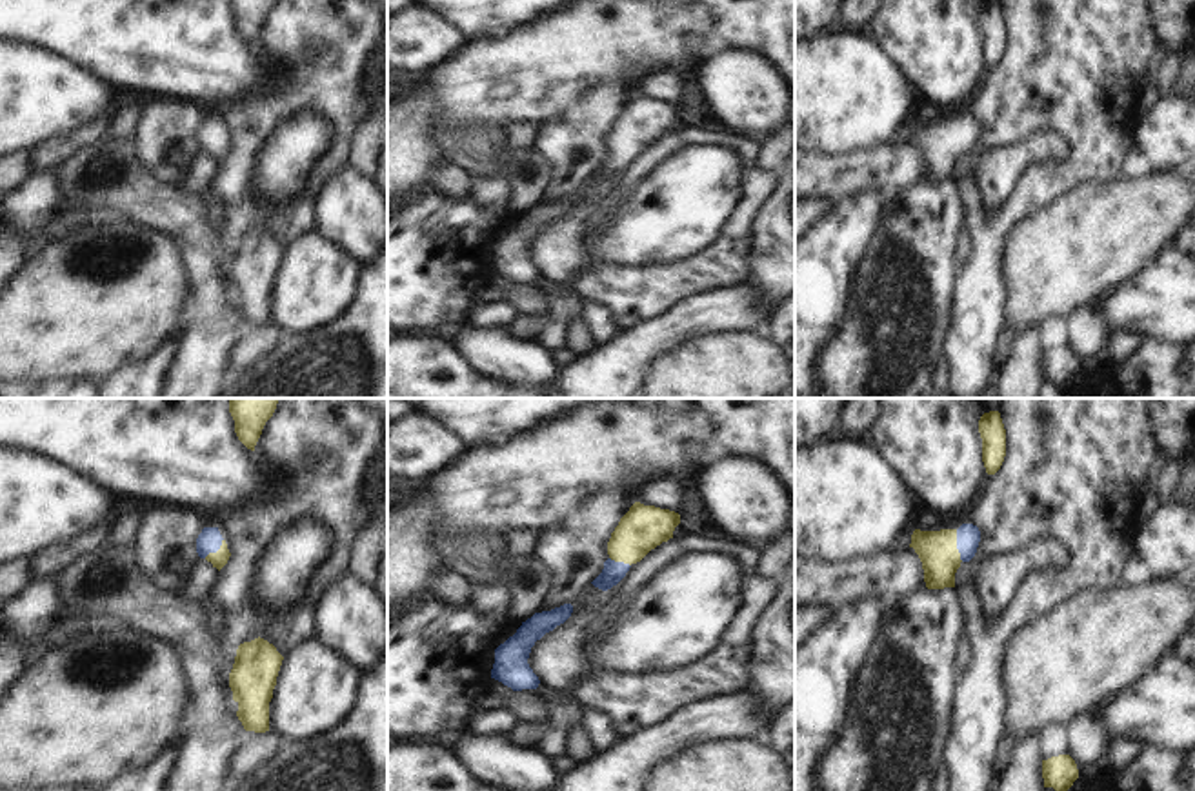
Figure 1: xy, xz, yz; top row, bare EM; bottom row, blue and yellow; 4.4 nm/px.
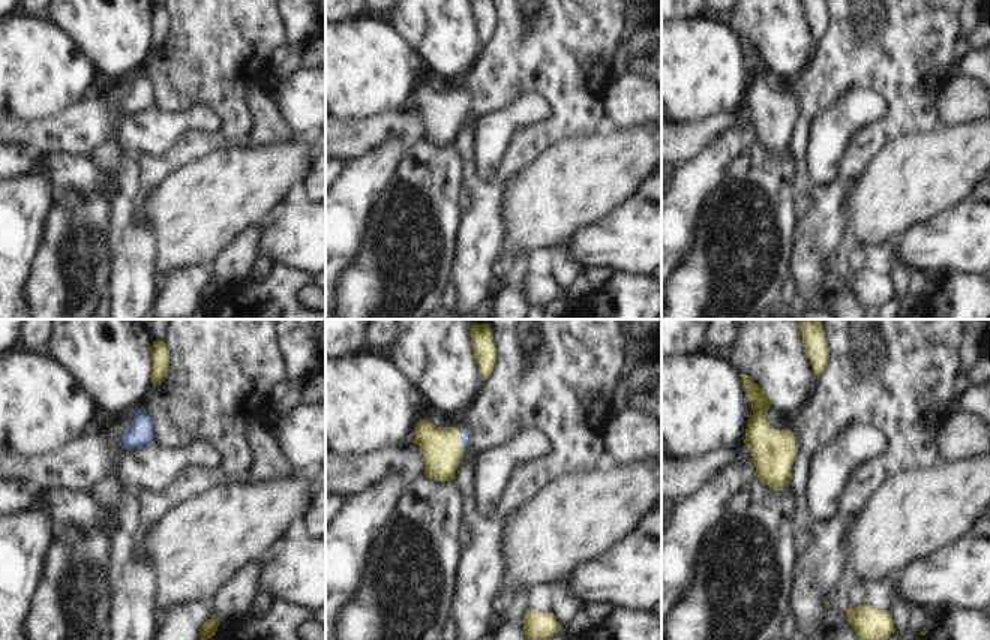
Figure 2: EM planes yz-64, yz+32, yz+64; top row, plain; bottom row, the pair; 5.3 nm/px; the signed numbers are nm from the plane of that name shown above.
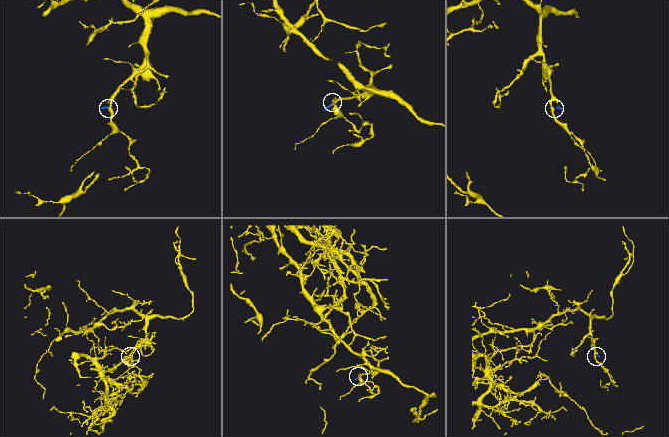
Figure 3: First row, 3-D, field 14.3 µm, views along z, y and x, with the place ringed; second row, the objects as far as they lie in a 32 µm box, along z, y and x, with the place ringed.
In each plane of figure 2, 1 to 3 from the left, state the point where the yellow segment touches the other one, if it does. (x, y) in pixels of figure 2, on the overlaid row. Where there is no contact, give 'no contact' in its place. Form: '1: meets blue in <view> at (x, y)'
1: no contact
2: meets blue in yz+32 at (461, 439)
3: no contact

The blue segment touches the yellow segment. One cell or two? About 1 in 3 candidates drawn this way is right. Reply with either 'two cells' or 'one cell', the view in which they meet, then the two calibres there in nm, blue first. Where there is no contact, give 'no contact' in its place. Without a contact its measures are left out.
one cell | yz | 110/180 nm

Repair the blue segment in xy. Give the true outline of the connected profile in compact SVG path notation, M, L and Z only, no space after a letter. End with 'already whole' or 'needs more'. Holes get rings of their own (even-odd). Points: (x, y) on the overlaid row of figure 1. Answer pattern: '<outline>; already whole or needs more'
M204 527L196 538L196 553L206 558L218 571L227 564L231 553L218 527Z; needs more

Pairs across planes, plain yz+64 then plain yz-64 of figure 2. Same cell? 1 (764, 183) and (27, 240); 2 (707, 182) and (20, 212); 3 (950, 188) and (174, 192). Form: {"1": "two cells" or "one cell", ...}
{"1": "two cells", "2": "one cell", "3": "one cell"}

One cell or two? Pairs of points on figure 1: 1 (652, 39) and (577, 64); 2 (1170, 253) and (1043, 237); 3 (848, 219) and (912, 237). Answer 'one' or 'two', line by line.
1: one
2: two
3: two

